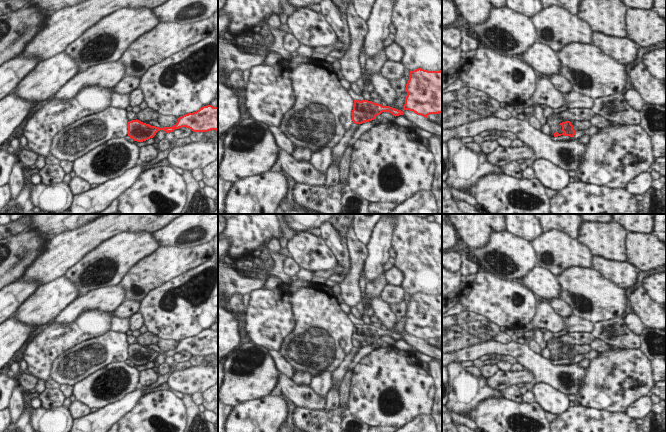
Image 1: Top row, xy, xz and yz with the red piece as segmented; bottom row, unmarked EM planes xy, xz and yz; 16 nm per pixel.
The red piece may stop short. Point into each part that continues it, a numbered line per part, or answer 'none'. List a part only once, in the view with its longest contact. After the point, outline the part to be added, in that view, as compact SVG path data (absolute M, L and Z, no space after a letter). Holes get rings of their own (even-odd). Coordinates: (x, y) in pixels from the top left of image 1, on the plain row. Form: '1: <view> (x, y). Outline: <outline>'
none.

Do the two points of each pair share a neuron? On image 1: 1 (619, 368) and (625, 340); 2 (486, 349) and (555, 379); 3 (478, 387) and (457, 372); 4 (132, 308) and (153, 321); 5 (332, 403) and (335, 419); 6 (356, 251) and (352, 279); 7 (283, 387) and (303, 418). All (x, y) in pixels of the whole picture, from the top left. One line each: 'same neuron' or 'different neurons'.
1: different neurons
2: same neuron
3: same neuron
4: different neurons
5: different neurons
6: same neuron
7: different neurons

